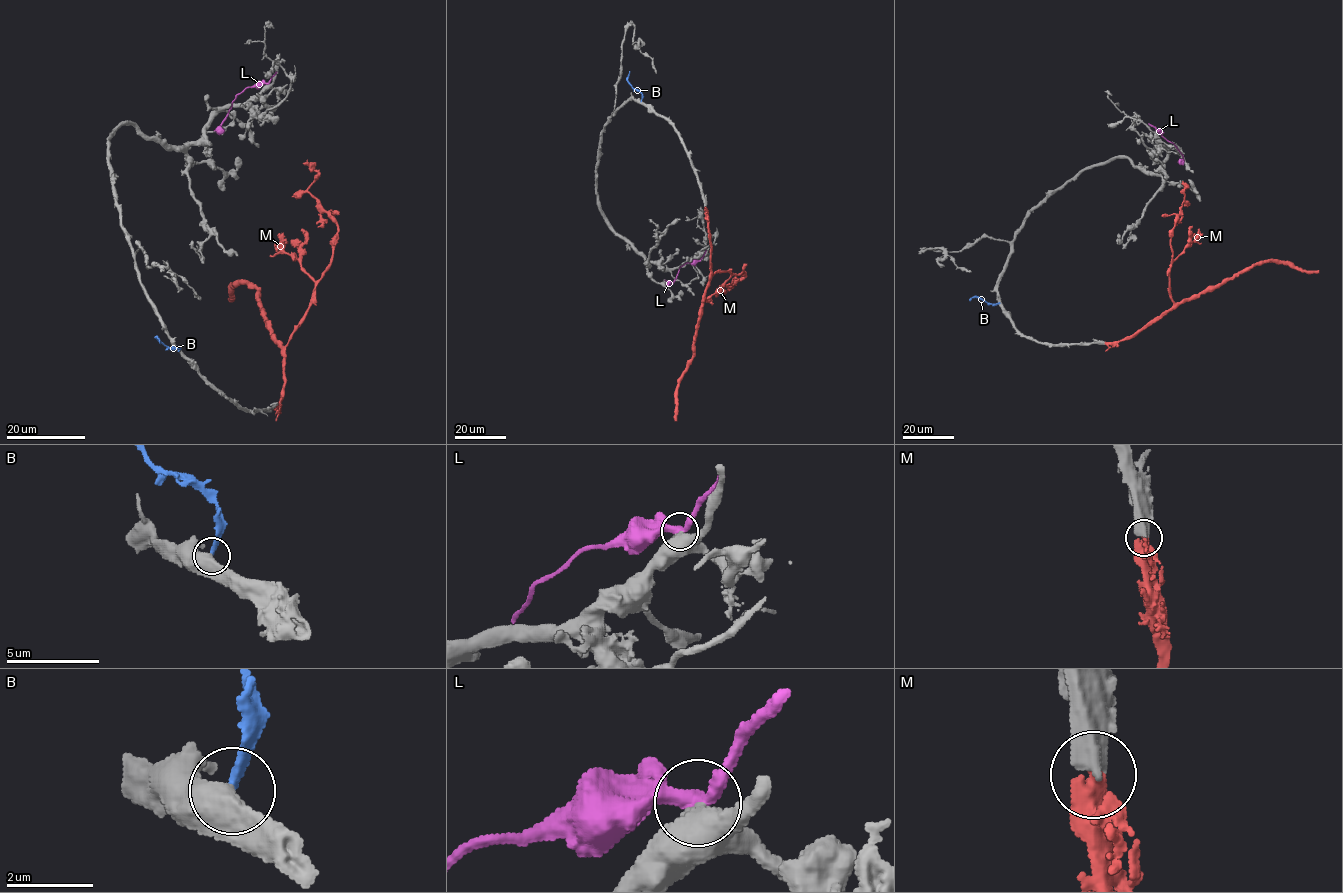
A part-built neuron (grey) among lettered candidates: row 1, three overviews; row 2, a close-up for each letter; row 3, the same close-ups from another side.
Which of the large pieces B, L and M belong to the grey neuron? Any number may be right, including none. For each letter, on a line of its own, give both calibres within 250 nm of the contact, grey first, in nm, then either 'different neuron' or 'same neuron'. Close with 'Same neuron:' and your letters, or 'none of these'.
B: 500/320 nm | different neuron
L: 800/400 nm | different neuron
M: 650/550 nm | same neuron
Same neuron: M

